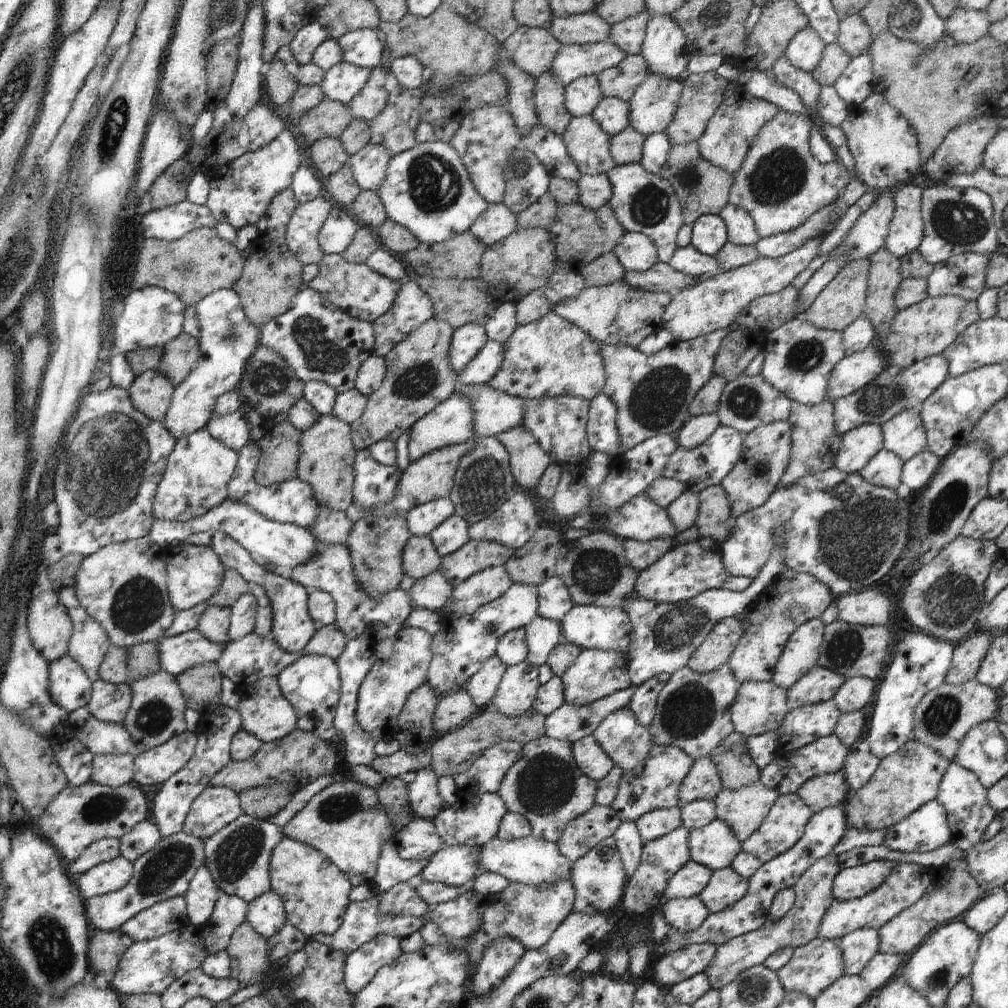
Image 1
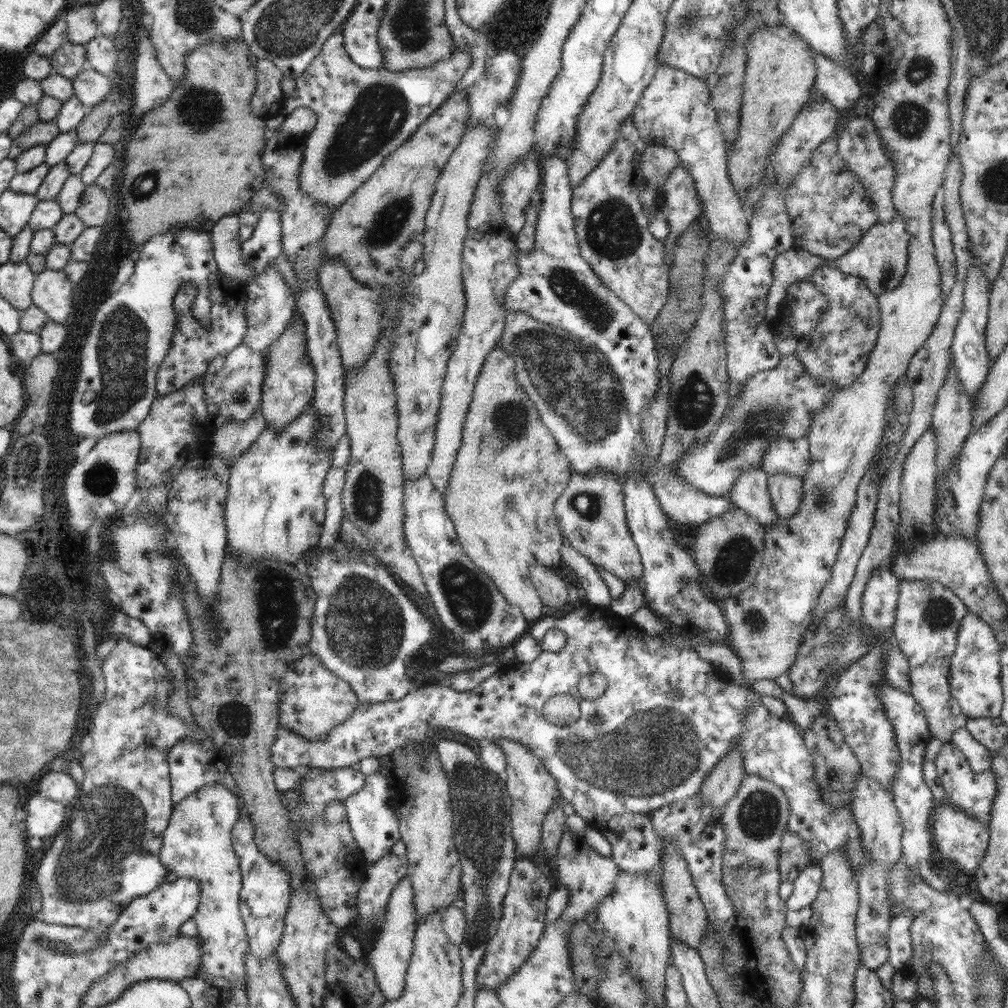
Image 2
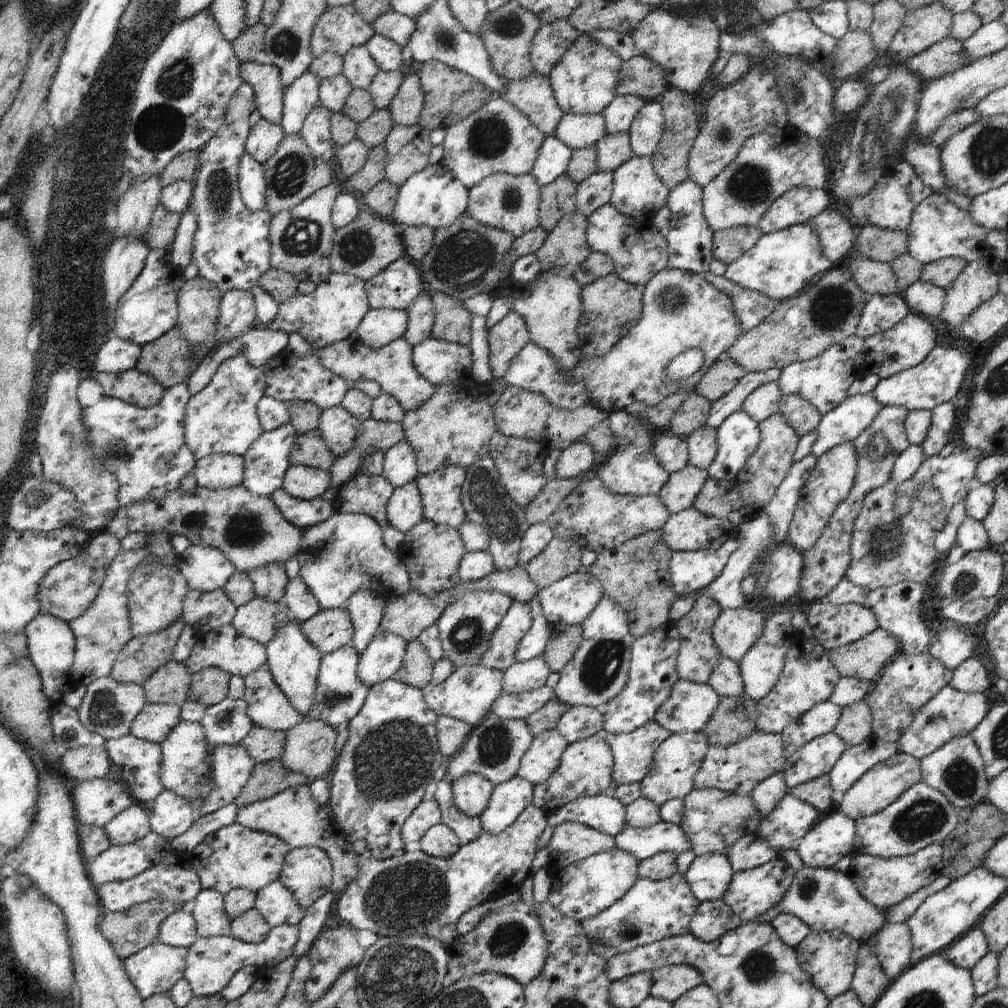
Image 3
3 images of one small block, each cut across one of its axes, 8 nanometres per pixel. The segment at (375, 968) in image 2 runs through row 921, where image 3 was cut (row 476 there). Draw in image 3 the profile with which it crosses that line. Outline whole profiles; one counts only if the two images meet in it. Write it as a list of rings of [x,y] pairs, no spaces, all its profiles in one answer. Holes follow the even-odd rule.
[[[405,438],[384,453],[382,475],[393,487],[404,486],[420,475],[414,449]]]

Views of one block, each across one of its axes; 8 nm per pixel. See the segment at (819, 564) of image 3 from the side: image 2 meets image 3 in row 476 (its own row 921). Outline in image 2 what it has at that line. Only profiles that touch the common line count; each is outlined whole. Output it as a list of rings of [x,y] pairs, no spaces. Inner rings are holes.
[[[862,773],[857,776],[851,790],[853,819],[859,826],[861,841],[869,862],[858,874],[857,889],[859,907],[855,920],[855,935],[860,949],[860,963],[869,970],[876,971],[889,958],[888,933],[892,914],[890,912],[889,884],[887,874],[902,856],[901,836],[903,824],[893,796],[884,787]]]

